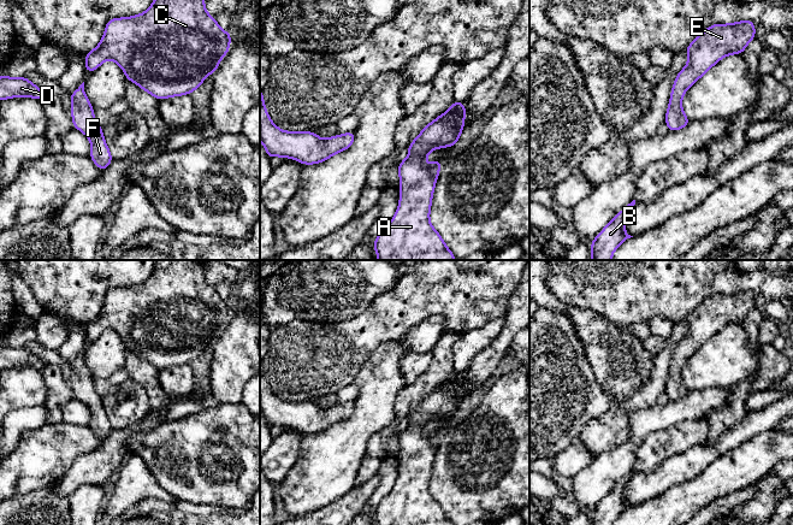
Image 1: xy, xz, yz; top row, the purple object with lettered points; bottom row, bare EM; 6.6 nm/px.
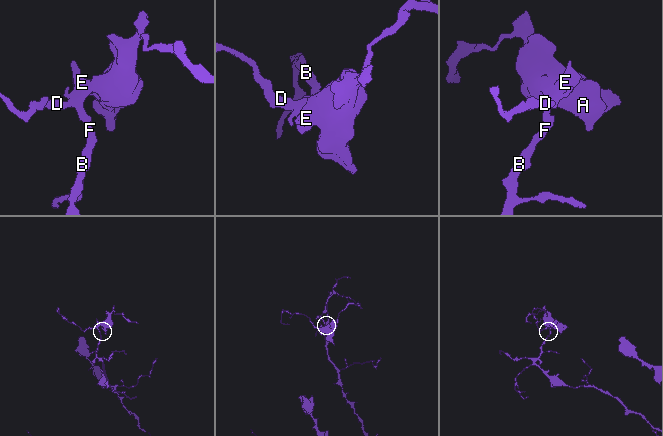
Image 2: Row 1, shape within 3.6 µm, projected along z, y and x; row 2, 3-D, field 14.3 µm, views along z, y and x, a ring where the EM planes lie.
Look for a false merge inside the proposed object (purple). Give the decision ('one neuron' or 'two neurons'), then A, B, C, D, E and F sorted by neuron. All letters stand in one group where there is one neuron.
one neuron | A B C D E F

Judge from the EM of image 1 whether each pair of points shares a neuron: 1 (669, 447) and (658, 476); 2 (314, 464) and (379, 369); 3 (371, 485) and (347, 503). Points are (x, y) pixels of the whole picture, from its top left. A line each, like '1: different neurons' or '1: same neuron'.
1: different neurons
2: same neuron
3: same neuron

